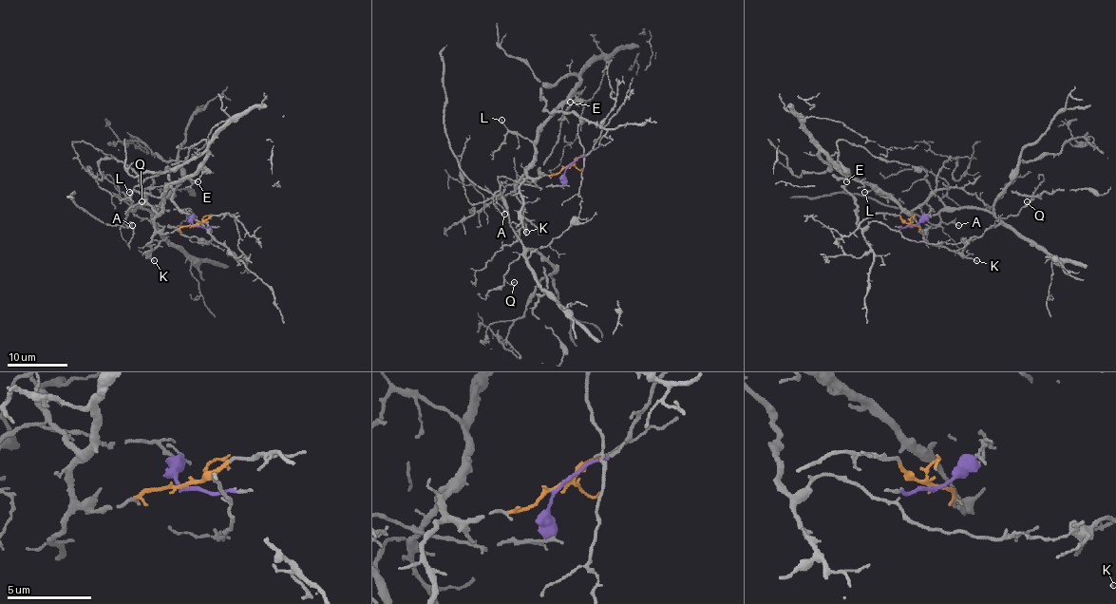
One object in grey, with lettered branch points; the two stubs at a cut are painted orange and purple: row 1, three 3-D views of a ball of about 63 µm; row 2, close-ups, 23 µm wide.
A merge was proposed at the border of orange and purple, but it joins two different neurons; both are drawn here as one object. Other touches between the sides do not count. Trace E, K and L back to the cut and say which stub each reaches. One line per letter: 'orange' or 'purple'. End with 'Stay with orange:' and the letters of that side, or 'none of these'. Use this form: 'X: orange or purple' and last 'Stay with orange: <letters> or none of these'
E: orange
K: orange
L: orange
Stay with orange: E, K, L

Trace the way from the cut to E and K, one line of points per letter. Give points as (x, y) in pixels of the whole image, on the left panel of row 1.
E: (195, 225), (169, 233), (159, 232), (154, 217), (161, 206), (161, 196), (174, 183), (187, 179), (198, 181)
K: (195, 225), (158, 233), (146, 245), (150, 248), (148, 255), (154, 260)

